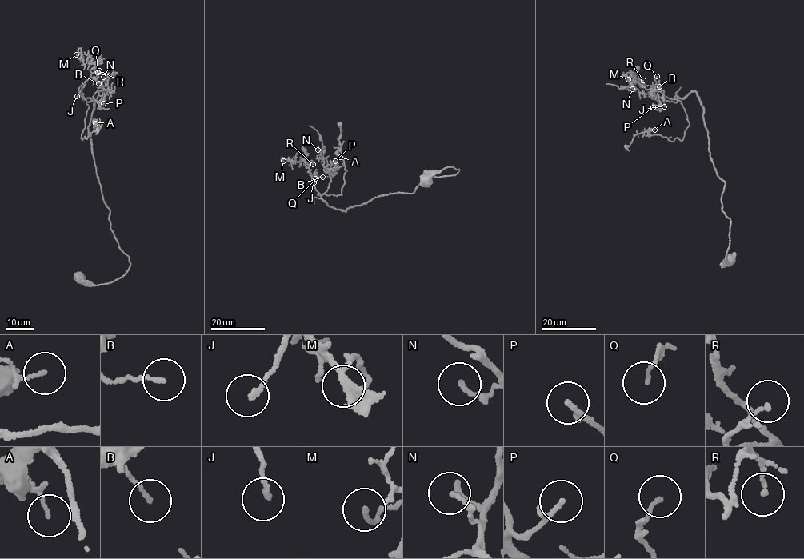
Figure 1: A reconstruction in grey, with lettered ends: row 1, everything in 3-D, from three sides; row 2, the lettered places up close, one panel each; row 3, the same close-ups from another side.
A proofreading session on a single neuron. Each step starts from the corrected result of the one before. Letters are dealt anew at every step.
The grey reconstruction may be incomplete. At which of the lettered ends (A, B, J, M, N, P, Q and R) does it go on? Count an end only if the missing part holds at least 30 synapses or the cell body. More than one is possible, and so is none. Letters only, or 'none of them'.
none of them

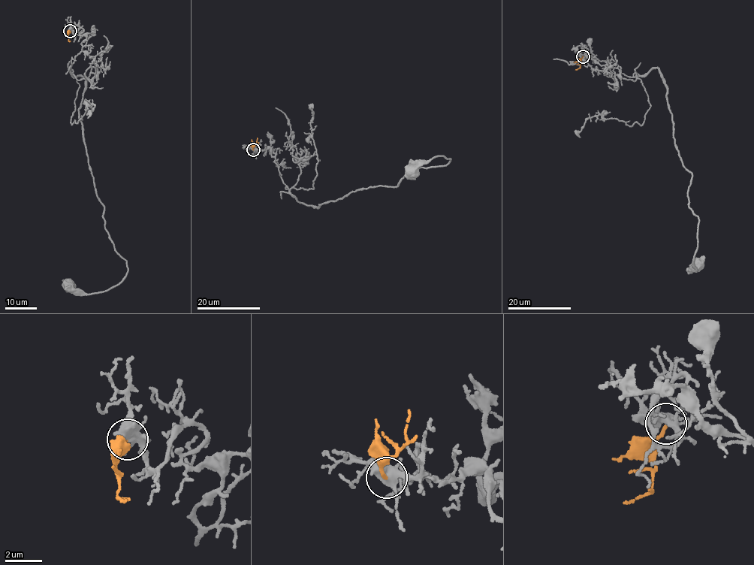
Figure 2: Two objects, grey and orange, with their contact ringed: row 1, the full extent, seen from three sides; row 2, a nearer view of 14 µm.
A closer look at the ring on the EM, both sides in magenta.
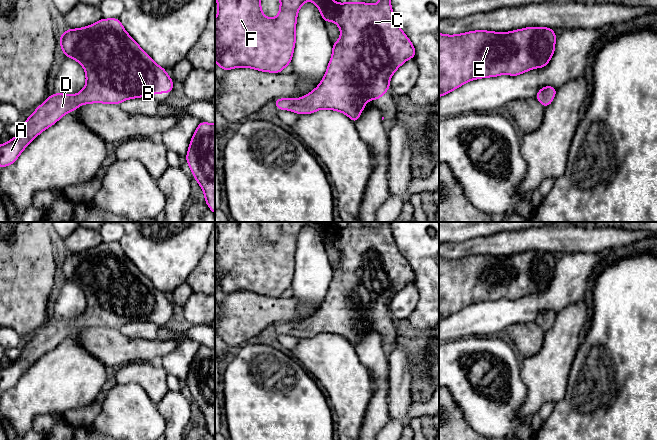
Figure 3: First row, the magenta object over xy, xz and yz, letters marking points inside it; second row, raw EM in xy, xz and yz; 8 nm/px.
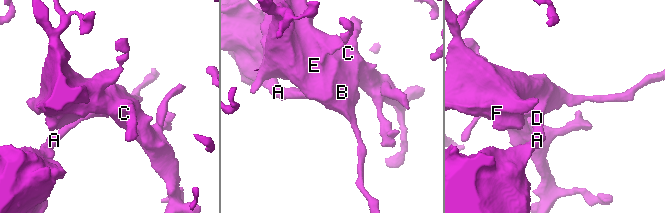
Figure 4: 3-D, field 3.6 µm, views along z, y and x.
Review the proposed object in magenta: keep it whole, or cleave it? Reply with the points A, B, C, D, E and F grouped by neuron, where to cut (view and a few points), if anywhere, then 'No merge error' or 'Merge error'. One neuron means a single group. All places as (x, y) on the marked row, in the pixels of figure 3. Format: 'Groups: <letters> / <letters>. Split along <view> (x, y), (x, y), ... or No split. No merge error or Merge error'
Groups: A B C D E F. No split. No merge error

